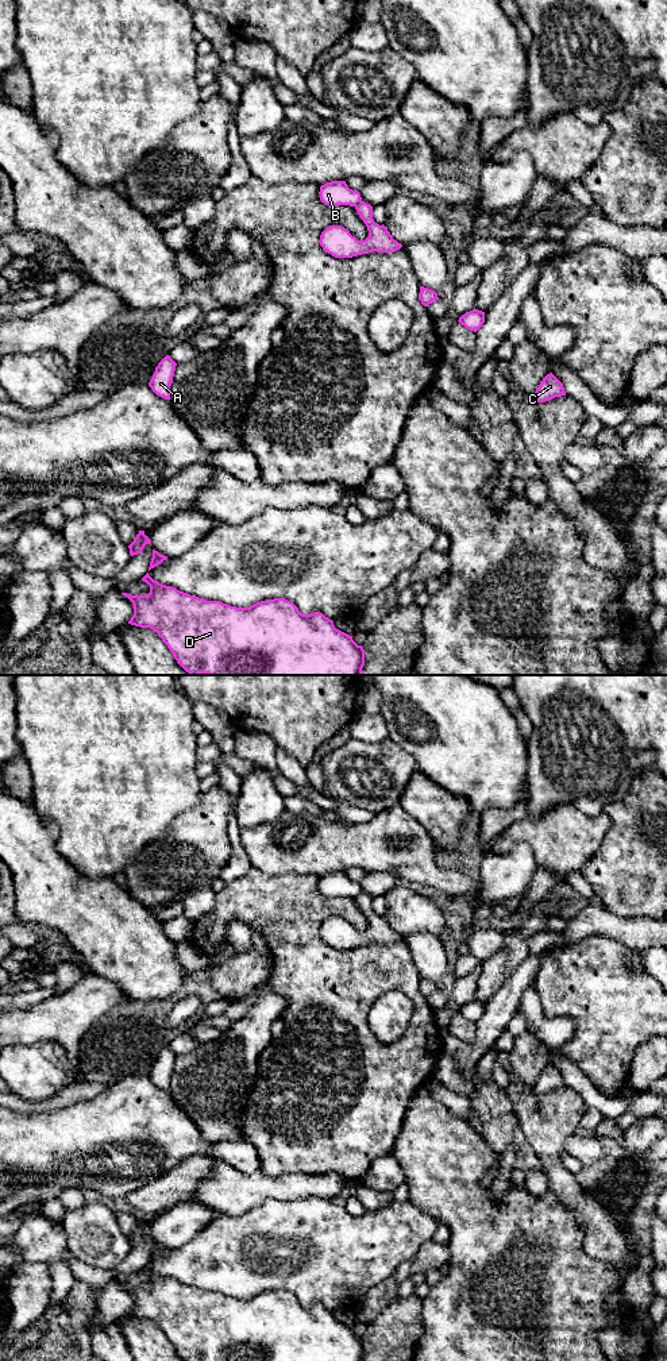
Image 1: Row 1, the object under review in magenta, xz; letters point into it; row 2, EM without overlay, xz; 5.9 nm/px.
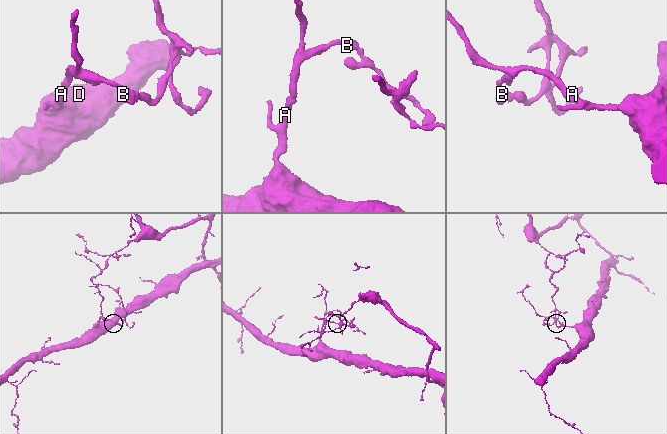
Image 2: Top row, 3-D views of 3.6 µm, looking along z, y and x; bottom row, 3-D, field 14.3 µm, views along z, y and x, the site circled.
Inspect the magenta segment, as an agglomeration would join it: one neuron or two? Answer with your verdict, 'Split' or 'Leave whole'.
Split

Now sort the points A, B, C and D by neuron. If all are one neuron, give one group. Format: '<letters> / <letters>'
A B D / C

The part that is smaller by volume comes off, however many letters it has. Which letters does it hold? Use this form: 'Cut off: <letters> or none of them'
Cut off: C

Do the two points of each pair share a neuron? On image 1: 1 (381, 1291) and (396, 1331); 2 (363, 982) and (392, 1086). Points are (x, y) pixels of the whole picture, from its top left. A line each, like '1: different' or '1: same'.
1: different
2: same

